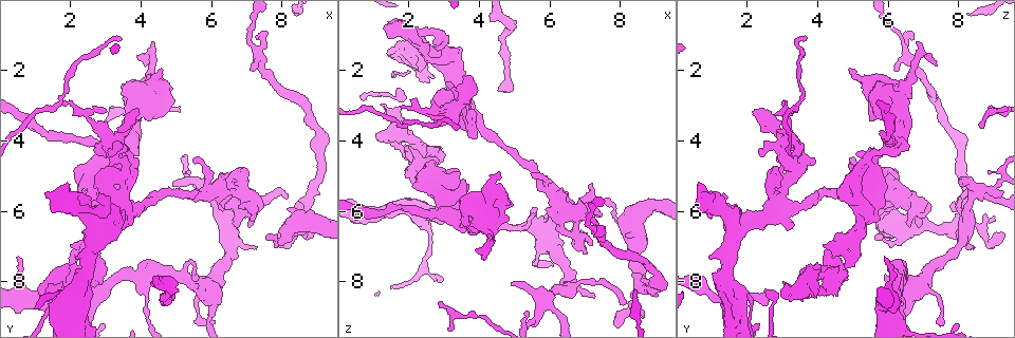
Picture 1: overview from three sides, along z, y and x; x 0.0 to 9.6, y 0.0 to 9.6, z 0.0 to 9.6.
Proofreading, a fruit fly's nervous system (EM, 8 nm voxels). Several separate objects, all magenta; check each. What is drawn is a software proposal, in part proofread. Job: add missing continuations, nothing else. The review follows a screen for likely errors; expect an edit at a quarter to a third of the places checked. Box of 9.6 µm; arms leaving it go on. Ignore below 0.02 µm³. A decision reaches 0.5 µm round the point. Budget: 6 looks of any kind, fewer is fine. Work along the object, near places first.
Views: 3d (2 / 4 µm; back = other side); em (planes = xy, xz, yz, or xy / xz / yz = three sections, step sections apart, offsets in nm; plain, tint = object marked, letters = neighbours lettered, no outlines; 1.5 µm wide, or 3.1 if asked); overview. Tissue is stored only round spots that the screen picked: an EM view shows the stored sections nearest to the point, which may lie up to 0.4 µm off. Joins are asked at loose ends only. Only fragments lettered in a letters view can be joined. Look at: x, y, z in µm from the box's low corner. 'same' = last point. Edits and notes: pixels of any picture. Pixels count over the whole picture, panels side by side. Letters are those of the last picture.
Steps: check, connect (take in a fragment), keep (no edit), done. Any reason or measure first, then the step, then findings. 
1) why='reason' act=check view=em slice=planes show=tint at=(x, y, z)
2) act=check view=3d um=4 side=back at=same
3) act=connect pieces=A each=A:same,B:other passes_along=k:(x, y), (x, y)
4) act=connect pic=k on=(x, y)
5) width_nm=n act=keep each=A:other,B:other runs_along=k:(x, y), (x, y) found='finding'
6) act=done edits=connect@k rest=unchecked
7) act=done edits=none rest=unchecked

why='free end' act=check view=3d um=4 at=(1.30, 5.55, 0.85)

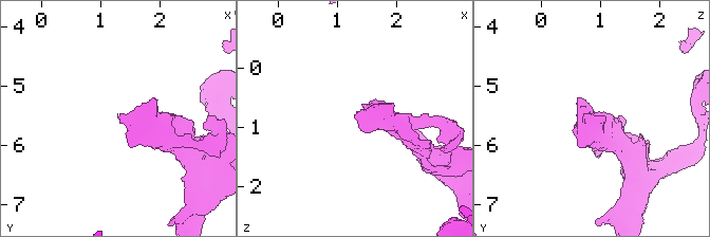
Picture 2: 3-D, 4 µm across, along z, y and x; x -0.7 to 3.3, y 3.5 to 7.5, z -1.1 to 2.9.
why='shape alone is not enough' act=check view=em slice=xz step=4 show=tint at=(1.25, 5.50, 0.85)

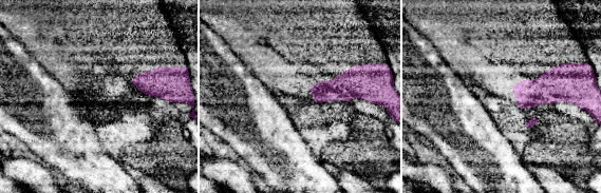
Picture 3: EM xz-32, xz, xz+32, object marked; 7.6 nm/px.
act=check view=em slice=xz step=4 show=letters at=same

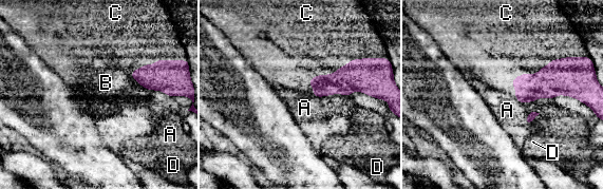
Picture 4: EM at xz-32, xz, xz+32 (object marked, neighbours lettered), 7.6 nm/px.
longest_contact=C:220nm act=connect pieces=C each=A:other,B:other,C:same,D:other found='it goes on there'

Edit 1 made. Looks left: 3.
why='free end' act=check view=em slice=planes show=letters at=(2.75, 5.25, 2.90)

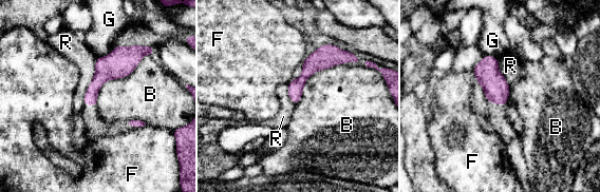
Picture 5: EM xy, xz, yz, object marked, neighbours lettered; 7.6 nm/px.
act=keep each=B:other,F:other,G:other,R:other runs_along=5:(345, 54), (320, 59), (292, 96) found='no lettered fragment goes on from it'

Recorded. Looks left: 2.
act=done edits=connect@4 rest=unchecked

